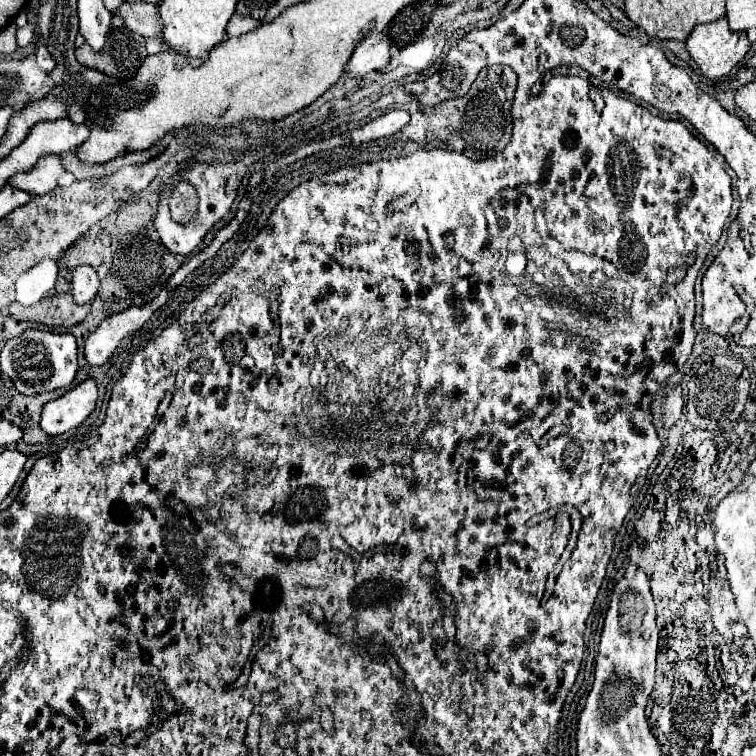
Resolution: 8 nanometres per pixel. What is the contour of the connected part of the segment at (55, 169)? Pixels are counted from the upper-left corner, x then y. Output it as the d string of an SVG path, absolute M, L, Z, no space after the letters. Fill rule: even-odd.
M46 154L30 172L20 172L8 180L8 184L28 190L30 194L46 194L56 188L56 180L64 174L66 168L58 154Z

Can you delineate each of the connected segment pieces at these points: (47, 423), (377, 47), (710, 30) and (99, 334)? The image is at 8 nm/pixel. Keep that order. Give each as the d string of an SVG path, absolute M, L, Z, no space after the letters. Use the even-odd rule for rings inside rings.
M94 378L82 380L78 386L64 392L64 396L44 404L42 422L40 422L42 430L54 436L80 426L94 410L96 398L98 398L98 392L96 392Z
M370 26L366 38L362 38L348 62L348 74L364 78L368 72L384 70L390 62L390 38L384 32L378 32L376 26Z
M726 16L712 24L694 26L686 40L692 60L706 78L720 78L728 74L750 50L746 32L732 32Z
M162 290L162 294L156 296L152 302L148 302L144 306L132 306L128 310L108 316L104 322L100 322L100 326L84 342L84 354L86 354L88 364L92 364L92 366L106 364L108 358L114 354L114 350L120 346L120 340L130 336L132 332L140 330L142 324L164 302L166 302L166 292Z

